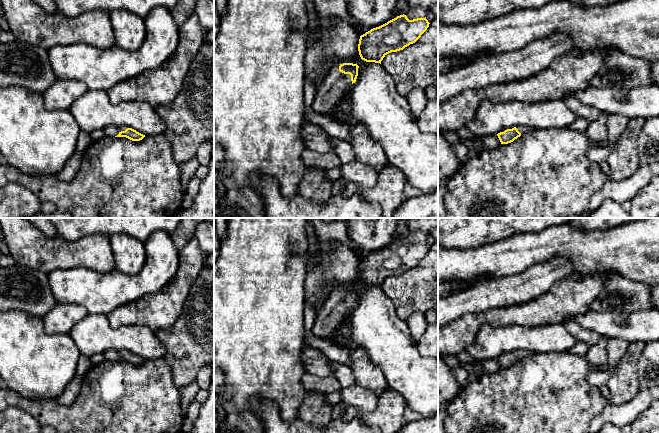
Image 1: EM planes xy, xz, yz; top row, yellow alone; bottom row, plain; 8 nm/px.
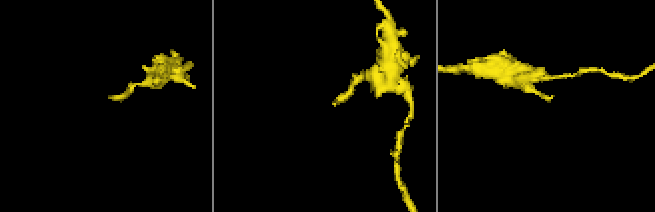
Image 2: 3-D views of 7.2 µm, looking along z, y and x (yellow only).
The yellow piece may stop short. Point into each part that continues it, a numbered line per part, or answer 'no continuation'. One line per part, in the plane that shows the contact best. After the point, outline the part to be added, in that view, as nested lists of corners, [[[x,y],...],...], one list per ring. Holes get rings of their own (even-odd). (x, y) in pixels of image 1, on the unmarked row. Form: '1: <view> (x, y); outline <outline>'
1: xz (335, 307); outline [[[332,290],[316,315],[312,334],[319,339],[327,339],[352,309],[351,299],[340,296],[339,290]]]

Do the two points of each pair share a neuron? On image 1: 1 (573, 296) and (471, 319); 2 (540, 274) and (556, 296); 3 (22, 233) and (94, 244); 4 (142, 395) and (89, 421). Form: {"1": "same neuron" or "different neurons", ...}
{"1": "same neuron", "2": "different neurons", "3": "same neuron", "4": "same neuron"}

